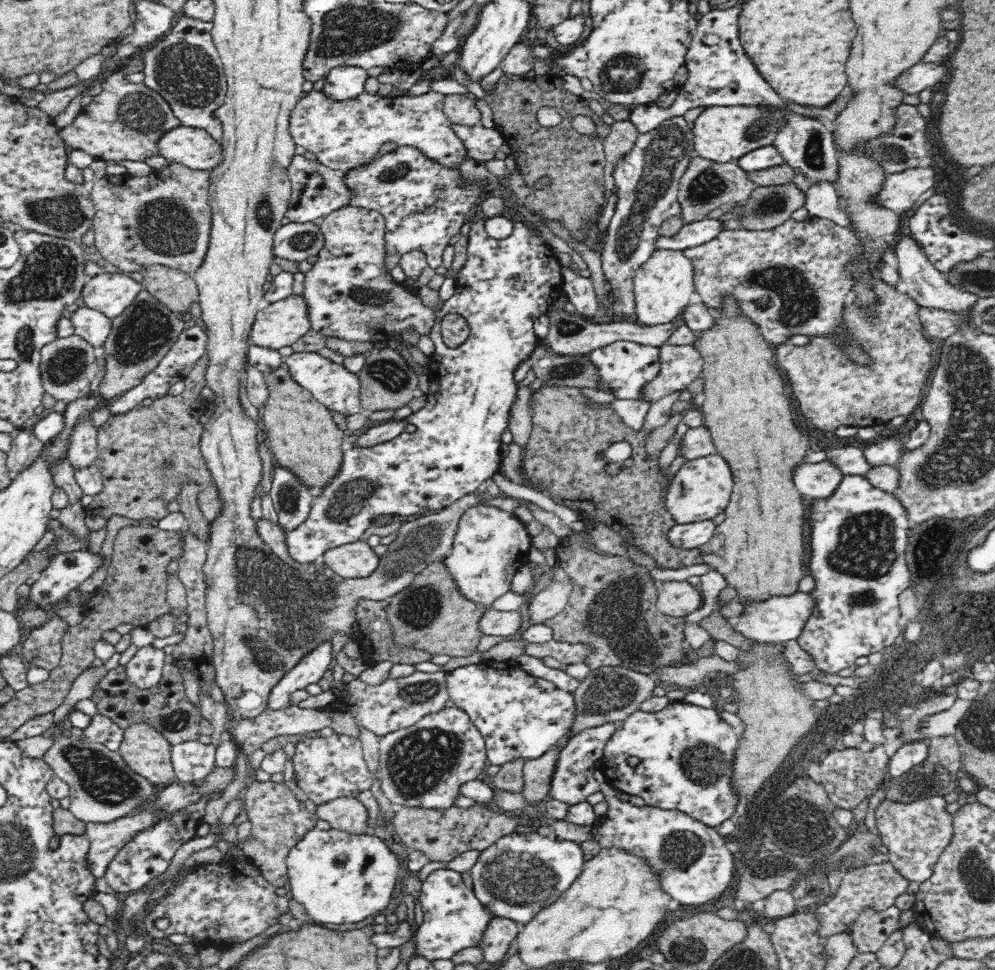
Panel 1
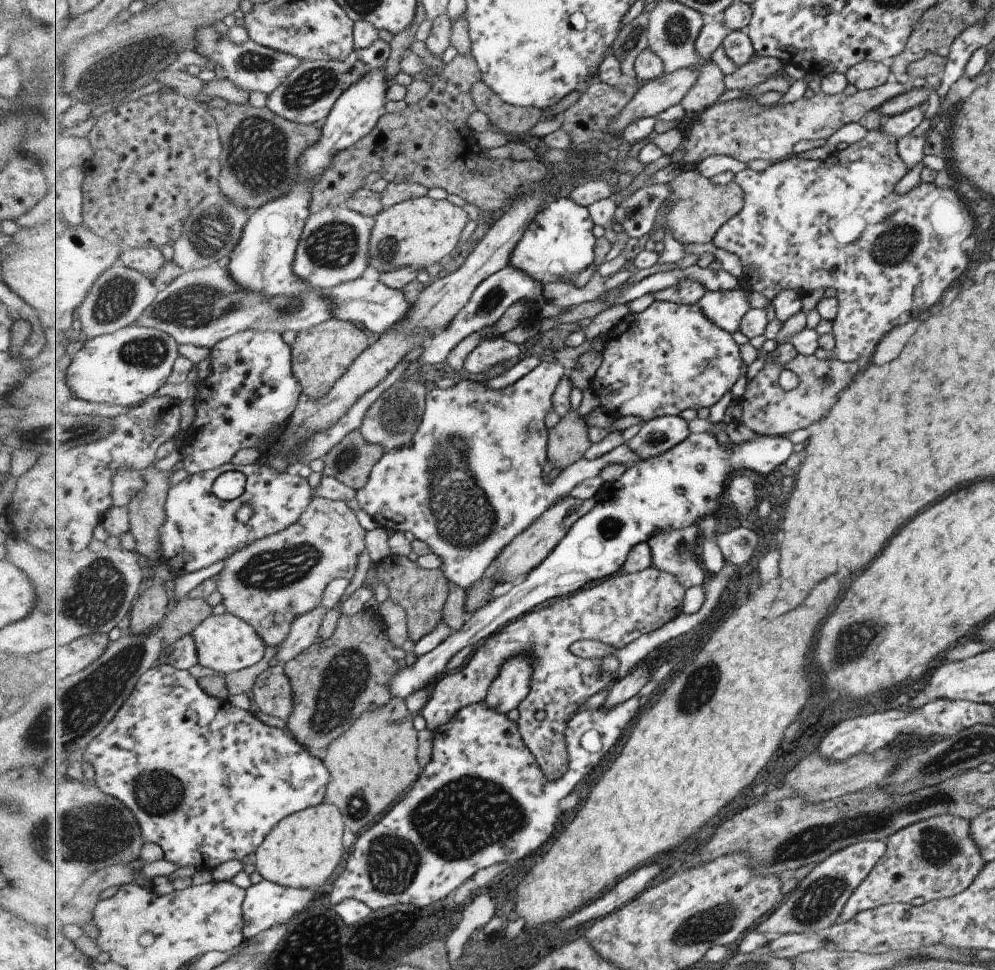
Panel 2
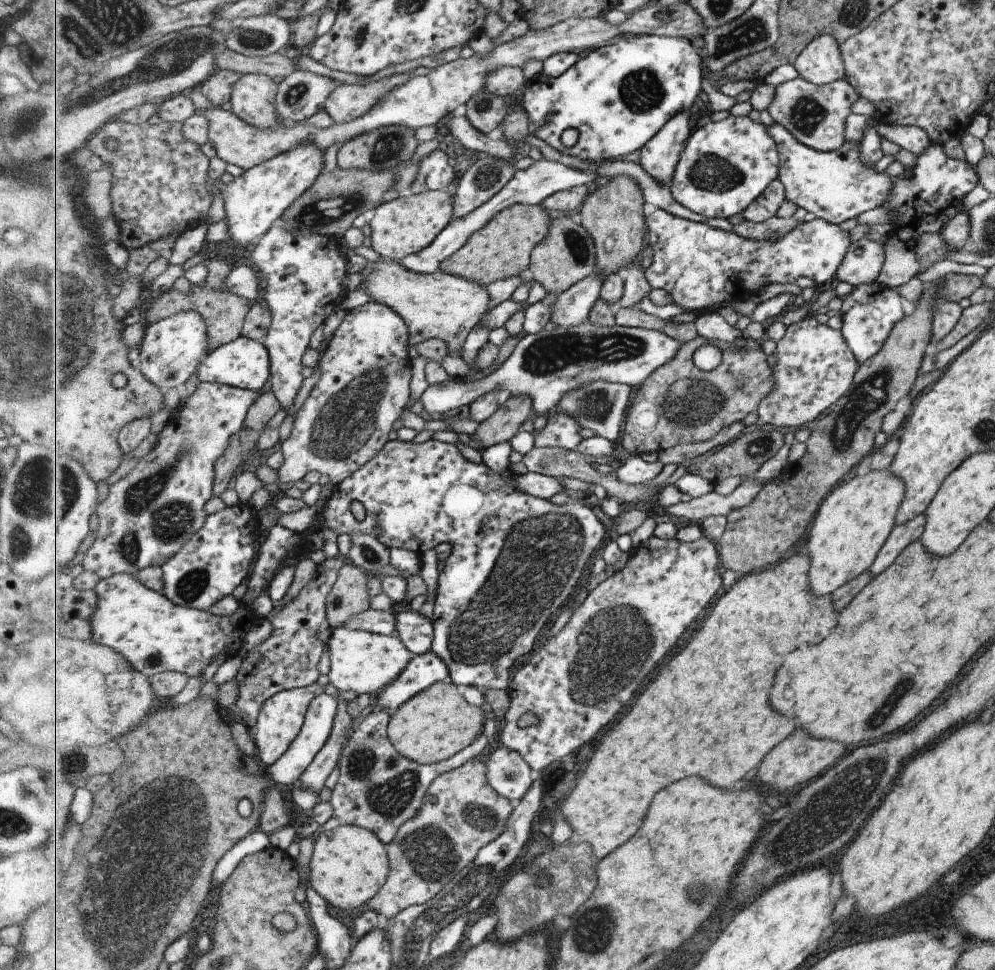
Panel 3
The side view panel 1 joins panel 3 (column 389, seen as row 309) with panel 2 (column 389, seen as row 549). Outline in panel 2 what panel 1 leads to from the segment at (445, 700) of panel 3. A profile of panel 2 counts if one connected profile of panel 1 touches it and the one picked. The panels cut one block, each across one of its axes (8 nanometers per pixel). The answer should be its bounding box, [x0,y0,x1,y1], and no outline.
[324,698,424,836]

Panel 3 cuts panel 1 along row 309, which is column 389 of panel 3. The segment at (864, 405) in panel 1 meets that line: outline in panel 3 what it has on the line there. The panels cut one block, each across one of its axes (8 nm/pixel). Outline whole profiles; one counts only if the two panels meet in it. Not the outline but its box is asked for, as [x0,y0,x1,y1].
[368,758,515,918]

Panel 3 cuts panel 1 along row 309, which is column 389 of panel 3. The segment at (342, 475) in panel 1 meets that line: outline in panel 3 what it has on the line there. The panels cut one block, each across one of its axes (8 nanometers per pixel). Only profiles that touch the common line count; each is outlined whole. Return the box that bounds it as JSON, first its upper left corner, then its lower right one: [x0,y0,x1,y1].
[319,439,605,690]

